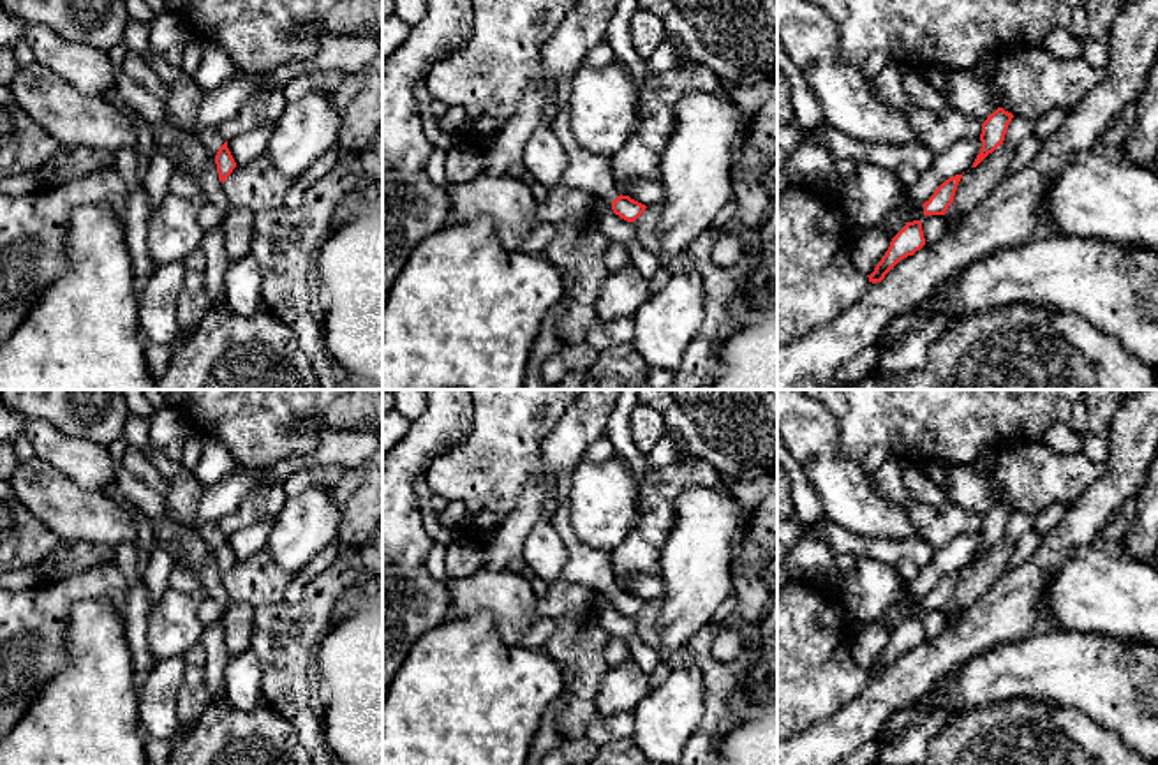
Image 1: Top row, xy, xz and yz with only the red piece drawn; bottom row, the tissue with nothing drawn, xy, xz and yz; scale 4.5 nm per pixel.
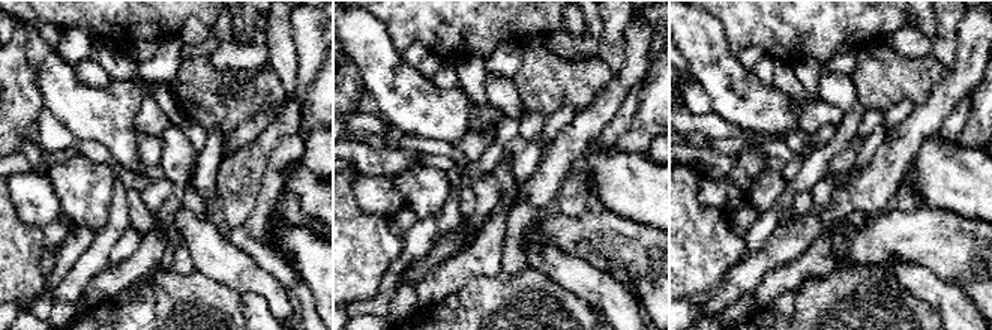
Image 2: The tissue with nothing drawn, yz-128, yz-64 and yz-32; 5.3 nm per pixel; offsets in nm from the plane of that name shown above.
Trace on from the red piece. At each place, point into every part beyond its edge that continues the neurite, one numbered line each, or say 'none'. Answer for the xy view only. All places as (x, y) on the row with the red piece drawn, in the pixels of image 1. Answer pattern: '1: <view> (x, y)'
1: xy (208, 138)

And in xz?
1: xz (586, 171)

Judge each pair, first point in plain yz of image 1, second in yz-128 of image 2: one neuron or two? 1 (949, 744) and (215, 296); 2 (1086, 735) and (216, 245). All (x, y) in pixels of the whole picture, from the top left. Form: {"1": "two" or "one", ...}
{"1": "one", "2": "one"}

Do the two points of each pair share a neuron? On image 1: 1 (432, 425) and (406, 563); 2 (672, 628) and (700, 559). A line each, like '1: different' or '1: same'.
1: same
2: same

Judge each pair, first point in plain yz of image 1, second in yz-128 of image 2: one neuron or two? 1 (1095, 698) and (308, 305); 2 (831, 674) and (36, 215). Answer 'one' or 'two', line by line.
1: two
2: two

